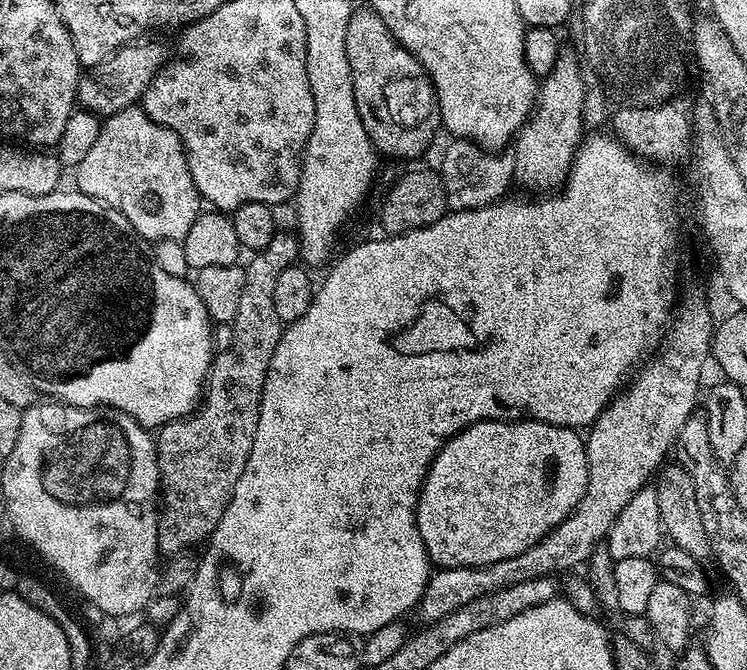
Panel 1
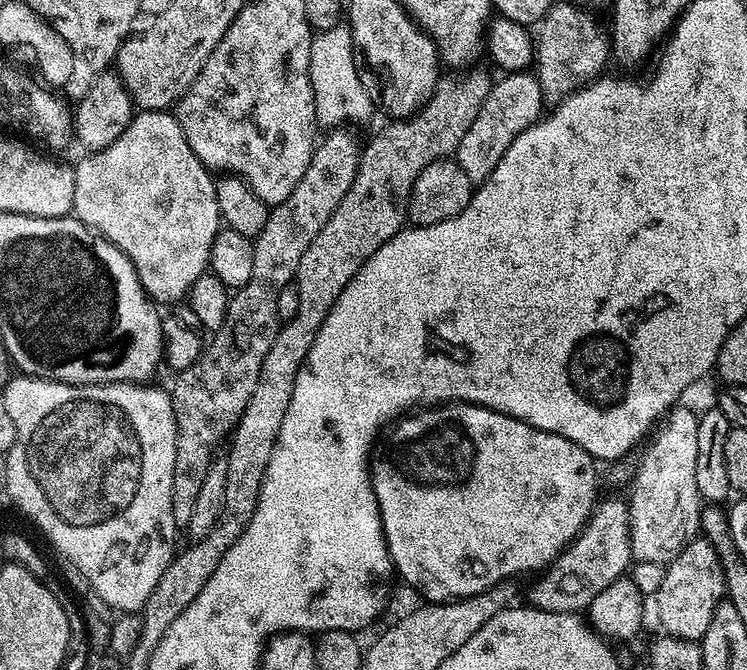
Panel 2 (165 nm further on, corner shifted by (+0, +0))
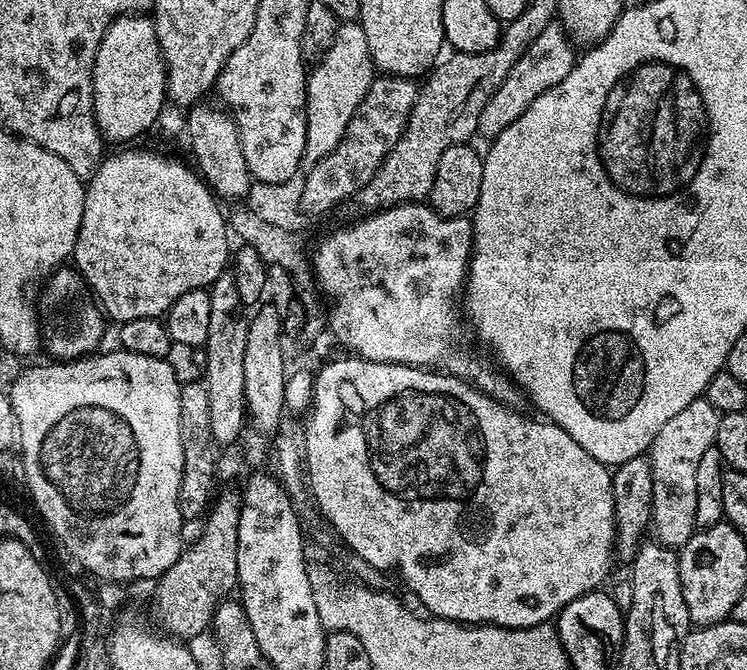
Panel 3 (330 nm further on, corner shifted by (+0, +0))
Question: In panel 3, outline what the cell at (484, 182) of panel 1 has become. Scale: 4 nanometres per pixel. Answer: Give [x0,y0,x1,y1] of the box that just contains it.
[477,22,578,138]

